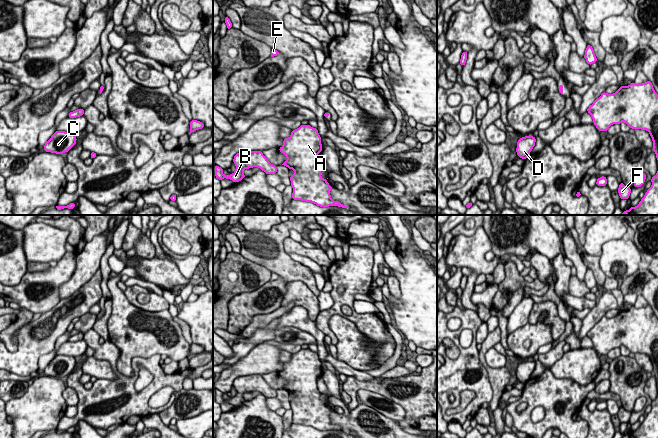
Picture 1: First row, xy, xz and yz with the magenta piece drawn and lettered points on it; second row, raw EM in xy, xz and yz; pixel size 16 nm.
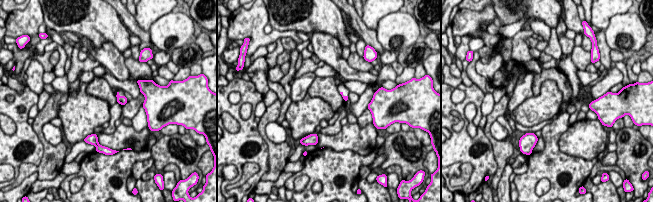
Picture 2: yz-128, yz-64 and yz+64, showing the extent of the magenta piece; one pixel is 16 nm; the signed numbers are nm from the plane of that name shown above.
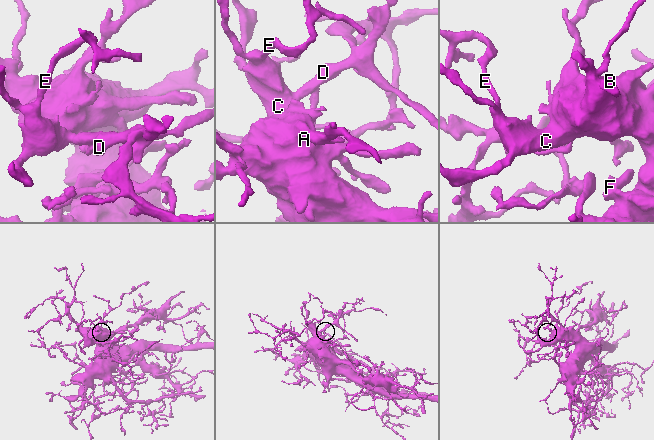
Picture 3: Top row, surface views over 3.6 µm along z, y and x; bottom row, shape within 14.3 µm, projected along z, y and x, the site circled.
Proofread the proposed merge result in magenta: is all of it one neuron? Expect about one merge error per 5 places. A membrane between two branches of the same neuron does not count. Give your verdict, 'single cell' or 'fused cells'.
single cell

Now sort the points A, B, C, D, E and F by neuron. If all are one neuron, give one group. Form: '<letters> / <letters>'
A B C D E F

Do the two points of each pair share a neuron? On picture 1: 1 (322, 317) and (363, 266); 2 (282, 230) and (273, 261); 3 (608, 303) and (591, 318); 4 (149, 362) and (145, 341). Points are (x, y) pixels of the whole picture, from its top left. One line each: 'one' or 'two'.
1: one
2: one
3: one
4: two

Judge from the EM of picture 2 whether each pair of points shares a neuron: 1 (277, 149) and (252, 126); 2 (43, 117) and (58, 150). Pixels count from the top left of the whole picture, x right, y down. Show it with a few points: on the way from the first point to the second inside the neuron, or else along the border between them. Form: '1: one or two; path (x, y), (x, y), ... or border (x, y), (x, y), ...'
1: two; border (257, 123), (257, 129), (267, 146), (268, 154)
2: one; path (39, 127), (41, 138), (48, 146)

